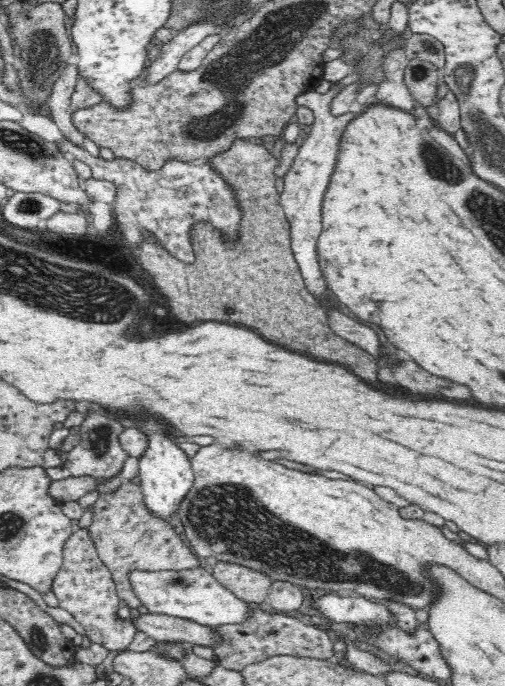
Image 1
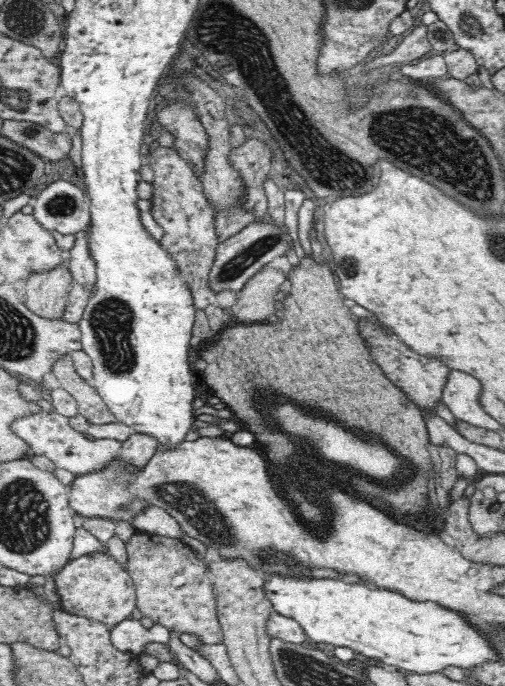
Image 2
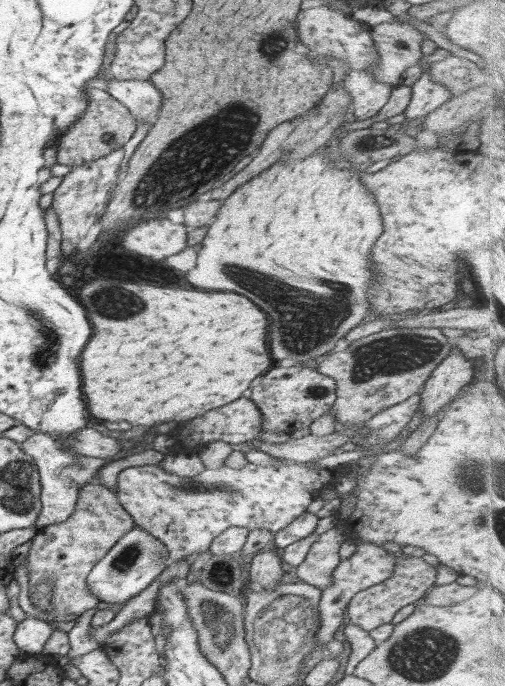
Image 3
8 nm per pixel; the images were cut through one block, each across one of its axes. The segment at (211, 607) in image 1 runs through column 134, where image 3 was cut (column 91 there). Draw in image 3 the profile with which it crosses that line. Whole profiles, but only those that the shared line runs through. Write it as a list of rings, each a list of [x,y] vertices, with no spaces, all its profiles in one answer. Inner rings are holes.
[[[133,527],[110,549],[87,576],[89,591],[106,604],[125,605],[156,580],[169,565],[166,545],[140,527]]]

